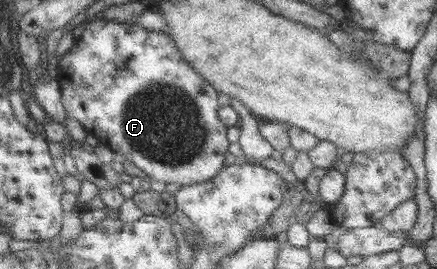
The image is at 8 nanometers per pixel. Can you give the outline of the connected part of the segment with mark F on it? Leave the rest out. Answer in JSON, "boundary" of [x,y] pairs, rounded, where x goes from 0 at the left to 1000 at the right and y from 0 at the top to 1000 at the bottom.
{"boundary":[[[222,59],[195,82],[188,134],[169,160],[162,186],[144,204],[133,230],[144,327],[144,383],[151,398],[156,435],[178,450],[188,472],[208,502],[217,506],[227,532],[254,546],[263,565],[284,572],[295,602],[304,602],[314,625],[334,643],[348,669],[375,684],[412,684],[414,695],[460,684],[492,665],[492,654],[508,639],[517,621],[515,591],[524,565],[522,472],[506,450],[501,409],[508,394],[506,364],[497,327],[474,305],[414,201],[405,178],[405,152],[396,149],[382,123],[357,112],[341,112],[314,86],[275,86],[272,78],[252,78],[240,59]]]}

